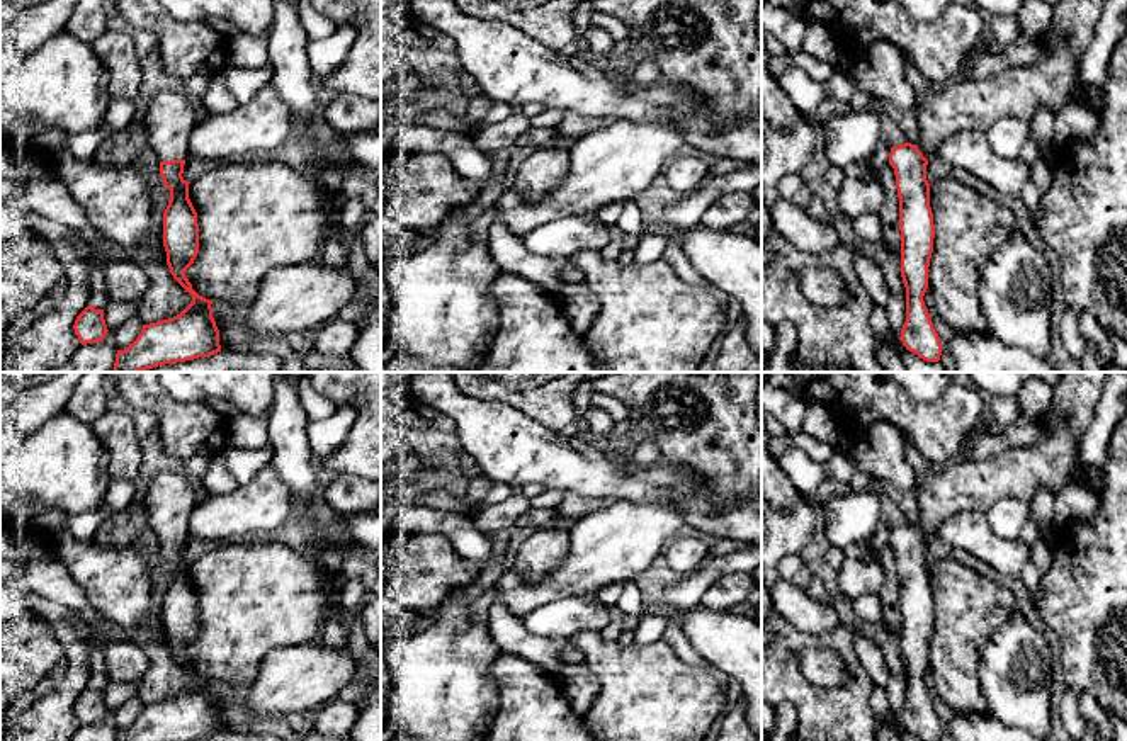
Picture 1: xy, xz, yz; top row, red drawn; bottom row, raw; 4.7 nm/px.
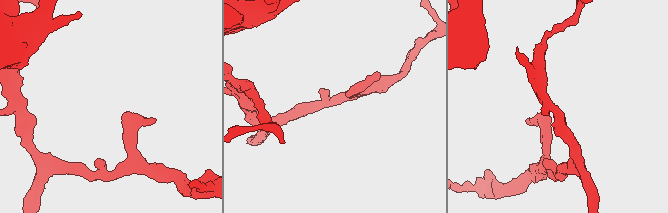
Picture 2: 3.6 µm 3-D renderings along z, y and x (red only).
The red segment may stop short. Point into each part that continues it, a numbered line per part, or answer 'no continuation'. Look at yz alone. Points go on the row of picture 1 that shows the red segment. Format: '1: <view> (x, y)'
1: yz (961, 104)

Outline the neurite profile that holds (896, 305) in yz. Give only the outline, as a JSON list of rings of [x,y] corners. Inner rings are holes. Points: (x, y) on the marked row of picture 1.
[[[892,292],[884,308],[892,333],[899,338],[906,321],[906,294]]]

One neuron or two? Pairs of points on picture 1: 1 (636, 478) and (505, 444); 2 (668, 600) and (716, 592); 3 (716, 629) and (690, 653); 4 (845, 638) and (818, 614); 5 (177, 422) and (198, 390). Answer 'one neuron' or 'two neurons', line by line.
1: one neuron
2: two neurons
3: two neurons
4: two neurons
5: two neurons

